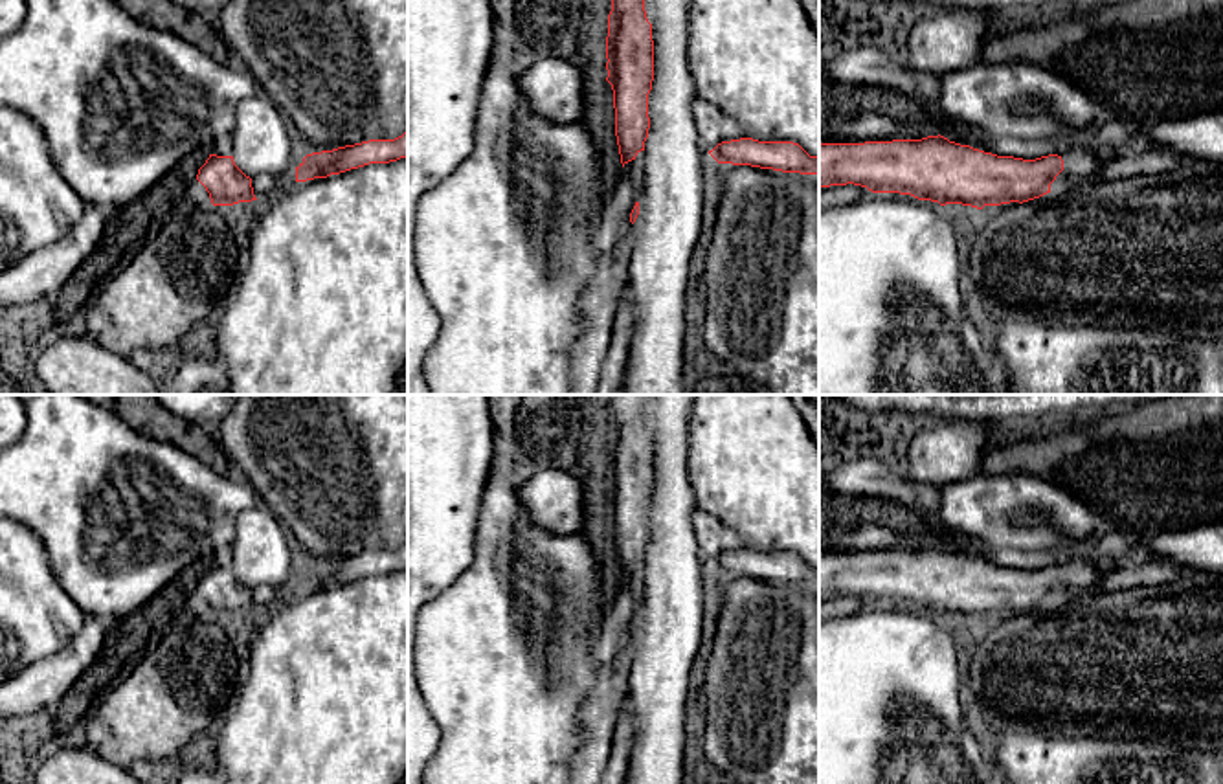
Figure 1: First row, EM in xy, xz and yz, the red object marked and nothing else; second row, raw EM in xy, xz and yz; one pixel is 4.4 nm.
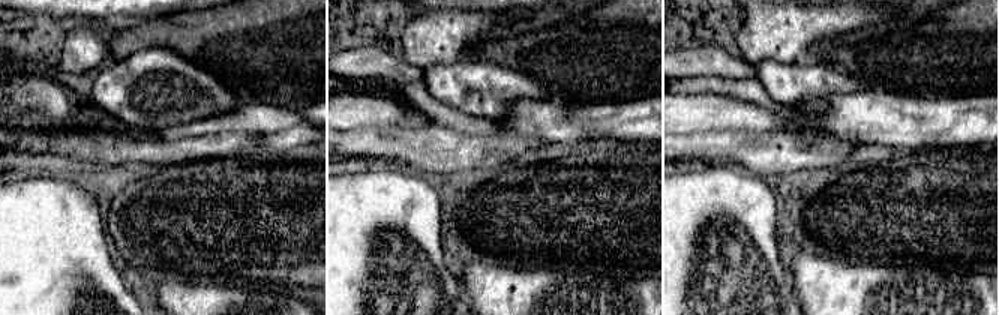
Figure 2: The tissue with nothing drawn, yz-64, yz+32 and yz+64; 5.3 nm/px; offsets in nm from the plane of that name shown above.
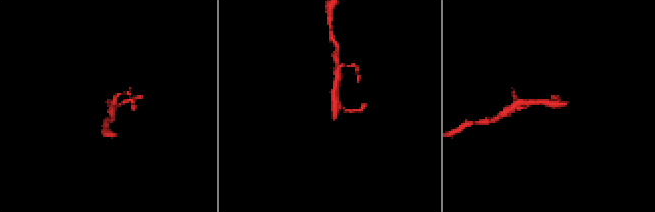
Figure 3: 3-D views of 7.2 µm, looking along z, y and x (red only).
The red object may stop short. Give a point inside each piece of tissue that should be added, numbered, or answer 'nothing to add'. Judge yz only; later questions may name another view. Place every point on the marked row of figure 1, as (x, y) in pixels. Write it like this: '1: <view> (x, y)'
1: yz (1078, 168)

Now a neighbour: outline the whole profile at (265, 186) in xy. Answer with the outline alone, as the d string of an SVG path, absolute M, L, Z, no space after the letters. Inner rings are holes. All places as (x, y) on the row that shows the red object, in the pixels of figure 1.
M266 173L253 176L252 187L253 187L255 198L261 198L261 200L270 198L283 182L285 178L277 178Z

